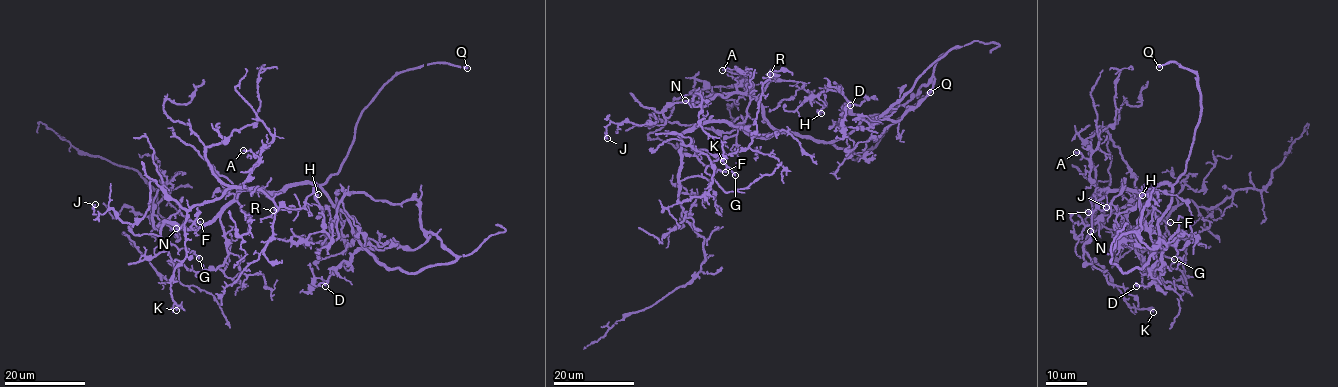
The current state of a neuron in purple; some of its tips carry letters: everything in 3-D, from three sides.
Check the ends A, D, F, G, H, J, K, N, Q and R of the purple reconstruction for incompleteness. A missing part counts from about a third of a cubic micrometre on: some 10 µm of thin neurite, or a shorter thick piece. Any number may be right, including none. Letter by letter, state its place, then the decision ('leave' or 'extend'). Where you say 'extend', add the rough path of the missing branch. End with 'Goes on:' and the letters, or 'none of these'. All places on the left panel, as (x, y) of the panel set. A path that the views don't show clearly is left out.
A: place (243, 150); leave
D: place (325, 286); leave
F: place (200, 221); leave
G: place (199, 258); extend; course (199, 258), (202, 254), (195, 248), (196, 242)
H: place (318, 194); leave
J: place (95, 204); leave
K: place (176, 310); leave
N: place (176, 228); leave
Q: place (467, 68); extend
R: place (273, 210); leave
Goes on: G, Q

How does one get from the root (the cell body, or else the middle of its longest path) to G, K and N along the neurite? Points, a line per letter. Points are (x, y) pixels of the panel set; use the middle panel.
G: (825, 141), (787, 133), (753, 137), (725, 122), (697, 123), (681, 136), (681, 143), (714, 154), (735, 175)
K: (825, 141), (775, 130), (748, 95), (692, 102), (694, 93), (702, 102), (700, 126), (721, 141), (723, 161)
N: (825, 141), (787, 133), (749, 136), (741, 124), (706, 120), (702, 107), (691, 107), (685, 100)

